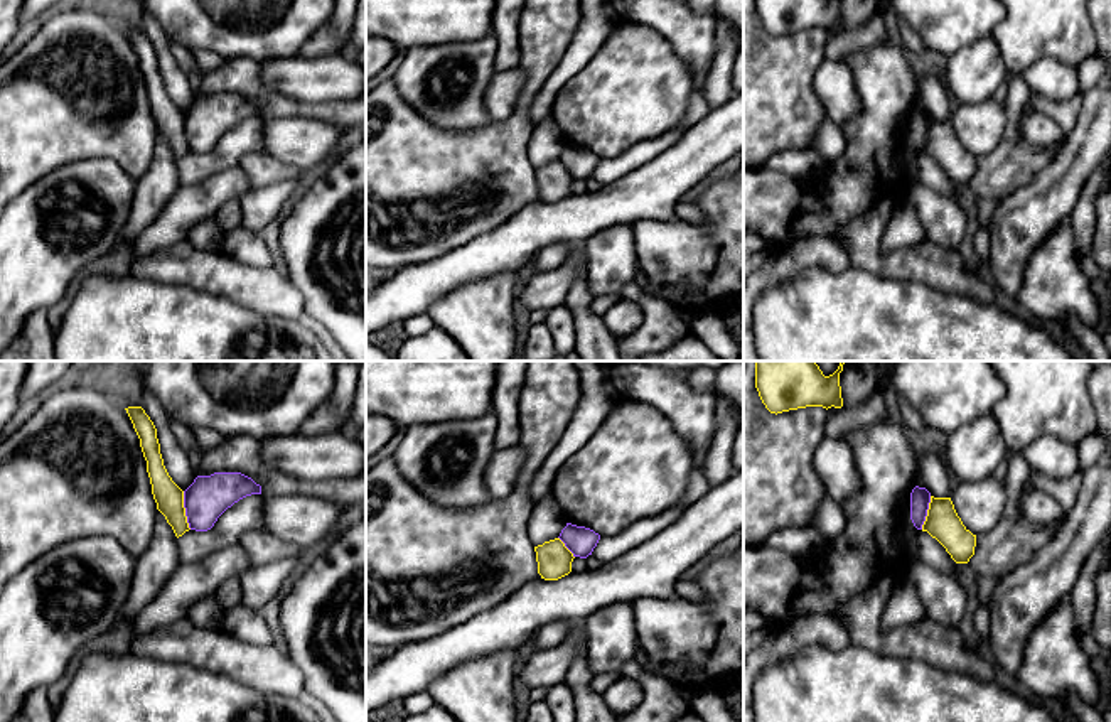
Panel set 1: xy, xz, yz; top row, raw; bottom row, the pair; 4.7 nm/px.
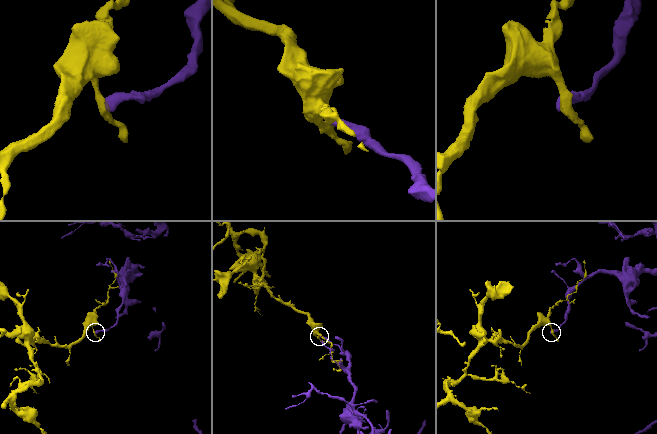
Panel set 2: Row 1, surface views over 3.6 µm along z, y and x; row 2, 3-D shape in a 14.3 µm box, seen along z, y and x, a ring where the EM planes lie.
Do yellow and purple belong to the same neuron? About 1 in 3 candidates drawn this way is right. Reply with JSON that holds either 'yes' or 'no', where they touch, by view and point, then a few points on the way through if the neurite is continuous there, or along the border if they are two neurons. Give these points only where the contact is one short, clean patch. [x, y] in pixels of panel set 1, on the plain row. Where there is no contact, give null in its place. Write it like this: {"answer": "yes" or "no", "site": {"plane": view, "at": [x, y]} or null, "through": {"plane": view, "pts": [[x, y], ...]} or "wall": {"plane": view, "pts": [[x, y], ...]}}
{"answer": "no", "site": {"plane": "xy", "at": [184, 132]}}

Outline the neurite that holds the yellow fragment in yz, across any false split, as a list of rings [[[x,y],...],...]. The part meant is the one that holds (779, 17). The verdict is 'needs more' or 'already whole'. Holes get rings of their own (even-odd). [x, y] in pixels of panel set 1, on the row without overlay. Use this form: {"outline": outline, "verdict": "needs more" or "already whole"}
{"outline": [[[755,0],[755,10],[776,37],[806,29],[843,29],[840,0]]], "verdict": "already whole"}

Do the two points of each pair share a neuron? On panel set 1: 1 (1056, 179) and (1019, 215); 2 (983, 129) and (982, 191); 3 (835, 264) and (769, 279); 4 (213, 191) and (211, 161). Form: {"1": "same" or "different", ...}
{"1": "same", "2": "different", "3": "same", "4": "different"}

